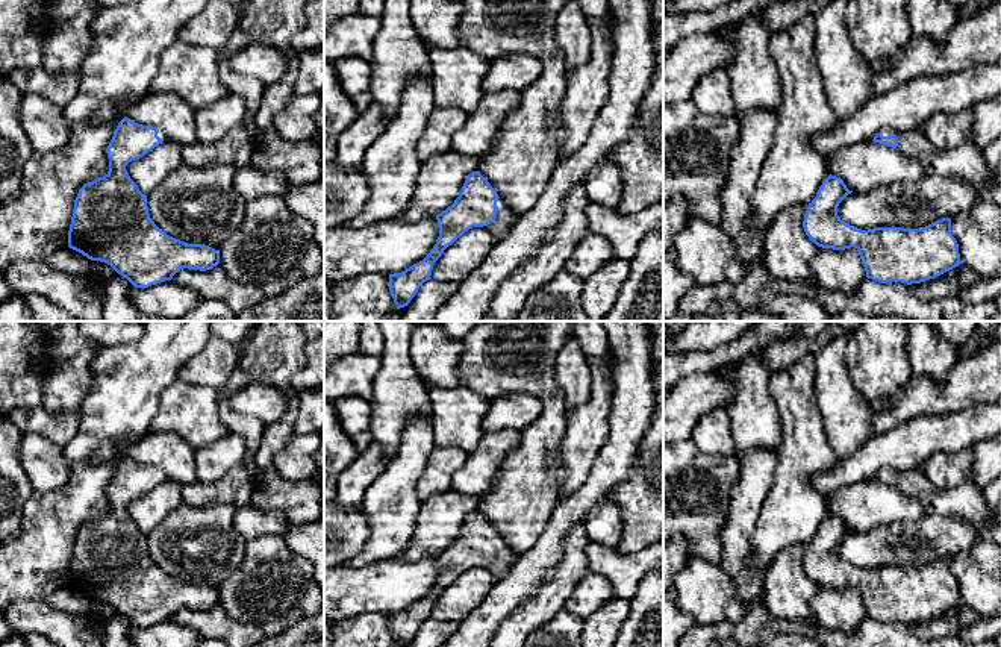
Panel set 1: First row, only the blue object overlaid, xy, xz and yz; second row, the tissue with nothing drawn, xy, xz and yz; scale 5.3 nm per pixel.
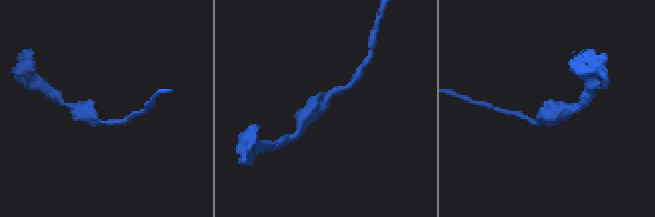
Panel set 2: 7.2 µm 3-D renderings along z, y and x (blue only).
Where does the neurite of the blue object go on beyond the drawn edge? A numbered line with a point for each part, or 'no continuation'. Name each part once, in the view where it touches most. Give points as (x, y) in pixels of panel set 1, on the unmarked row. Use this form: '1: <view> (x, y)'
1: xz (505, 559)

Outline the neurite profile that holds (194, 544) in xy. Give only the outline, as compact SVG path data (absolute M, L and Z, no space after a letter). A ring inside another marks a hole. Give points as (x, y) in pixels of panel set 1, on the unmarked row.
M182 503L147 535L150 558L167 574L188 583L220 589L242 564L247 539L235 529L236 508L229 503L189 506Z

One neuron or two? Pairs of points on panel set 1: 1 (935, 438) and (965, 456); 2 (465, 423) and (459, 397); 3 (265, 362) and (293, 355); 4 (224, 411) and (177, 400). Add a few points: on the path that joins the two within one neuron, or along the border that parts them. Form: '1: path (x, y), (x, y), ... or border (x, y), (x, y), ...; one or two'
1: border (968, 446), (954, 452), (936, 452), (923, 461); two
2: path (459, 417), (459, 403); one
3: path (271, 356), (286, 355); one
4: border (217, 390), (218, 417), (230, 431); two

